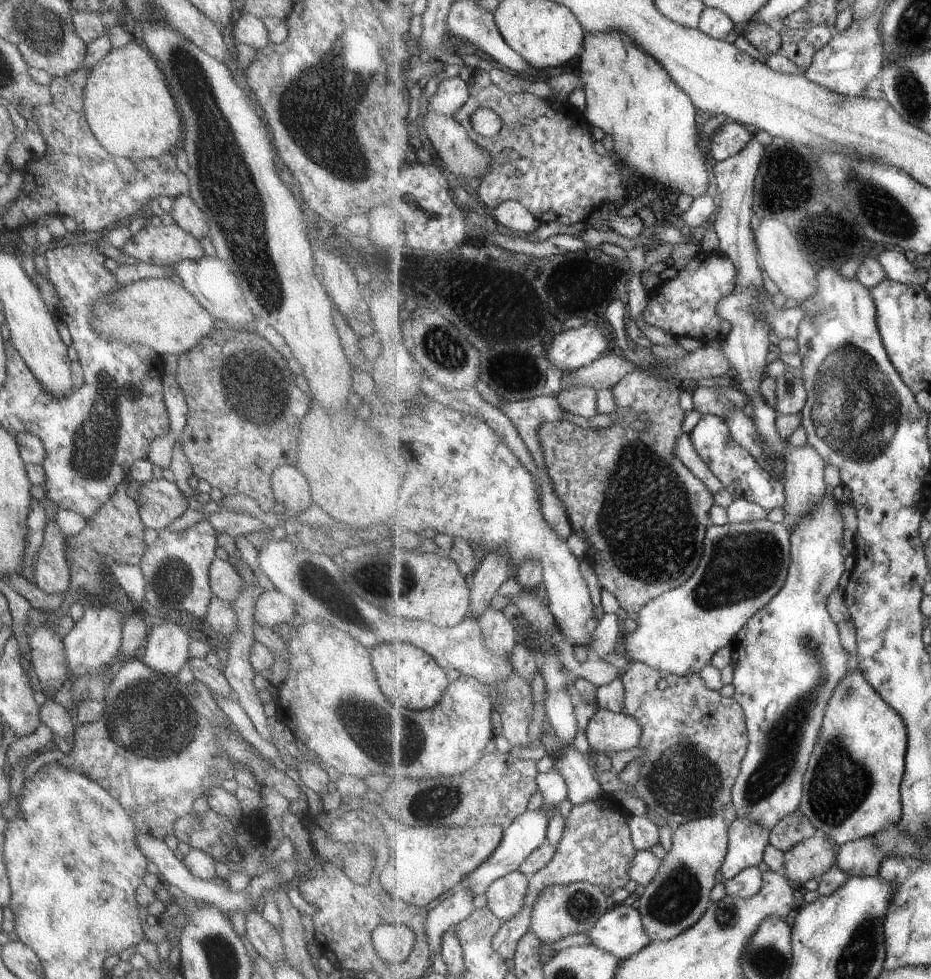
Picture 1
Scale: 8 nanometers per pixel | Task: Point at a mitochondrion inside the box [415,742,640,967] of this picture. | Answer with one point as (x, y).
(581, 905)

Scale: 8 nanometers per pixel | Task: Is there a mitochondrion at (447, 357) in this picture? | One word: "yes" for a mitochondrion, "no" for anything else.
yes

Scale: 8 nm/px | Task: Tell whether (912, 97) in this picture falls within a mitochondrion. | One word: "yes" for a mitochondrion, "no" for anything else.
yes

